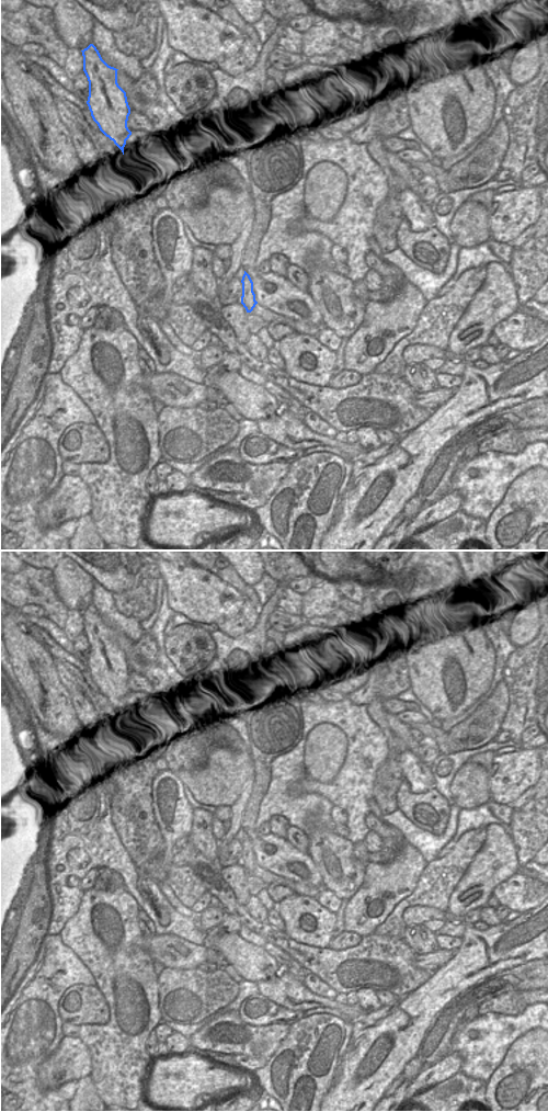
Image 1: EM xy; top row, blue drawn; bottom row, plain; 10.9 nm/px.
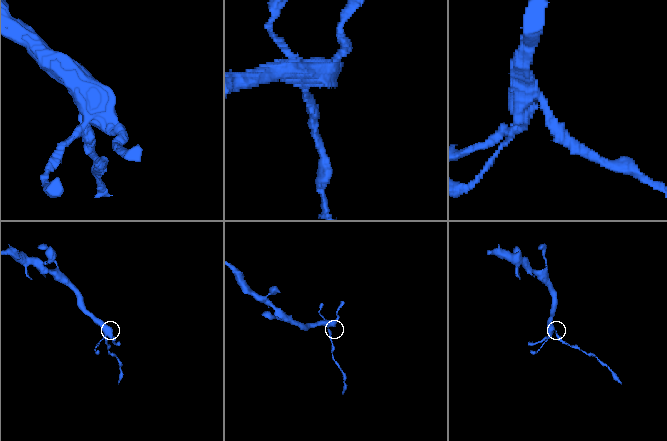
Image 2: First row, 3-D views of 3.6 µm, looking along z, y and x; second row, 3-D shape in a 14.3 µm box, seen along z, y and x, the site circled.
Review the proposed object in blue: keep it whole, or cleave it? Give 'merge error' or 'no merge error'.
merge error

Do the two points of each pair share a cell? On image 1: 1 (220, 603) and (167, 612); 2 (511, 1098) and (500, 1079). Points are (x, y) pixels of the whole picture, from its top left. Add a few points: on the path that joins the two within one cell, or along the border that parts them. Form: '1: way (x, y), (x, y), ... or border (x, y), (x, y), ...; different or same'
1: border (166, 586), (167, 604), (175, 613); different
2: way (511, 1093), (511, 1090), (504, 1084); same

